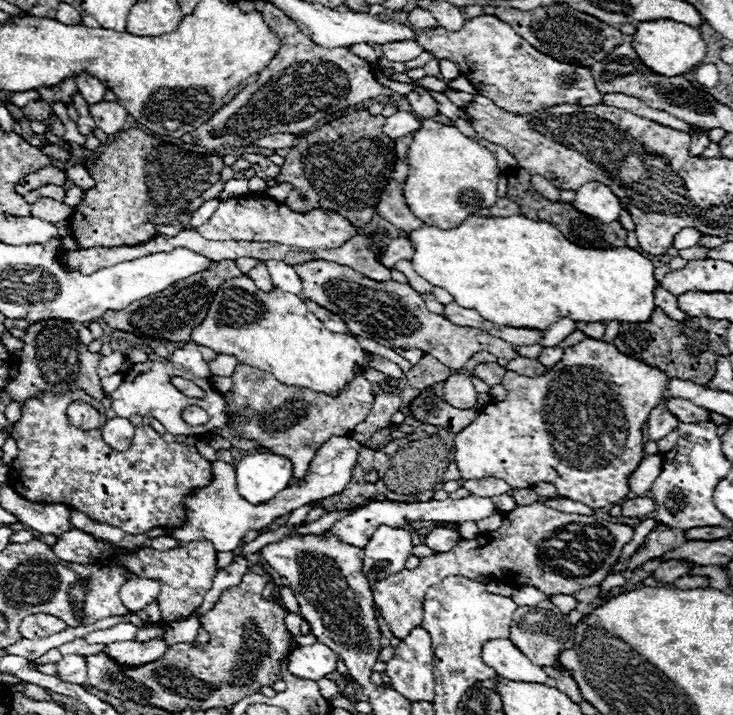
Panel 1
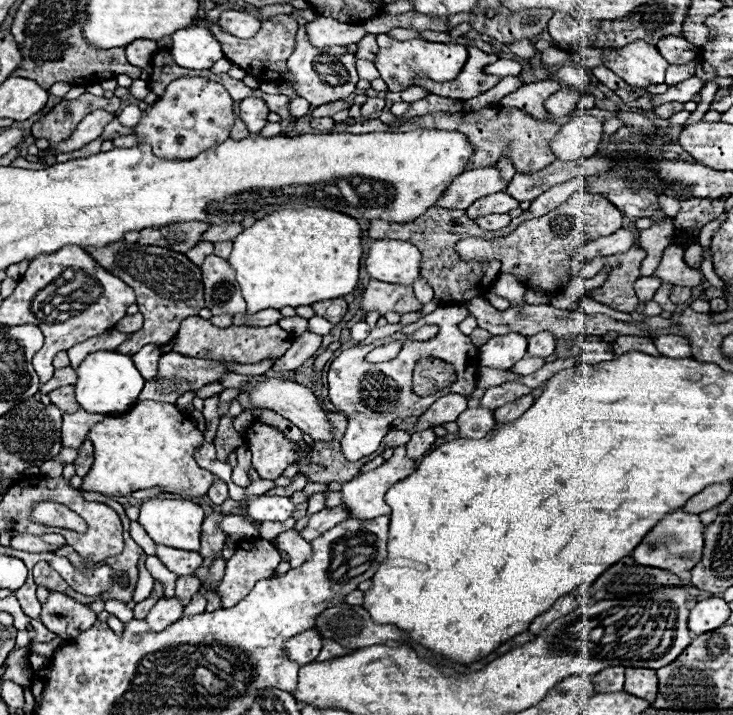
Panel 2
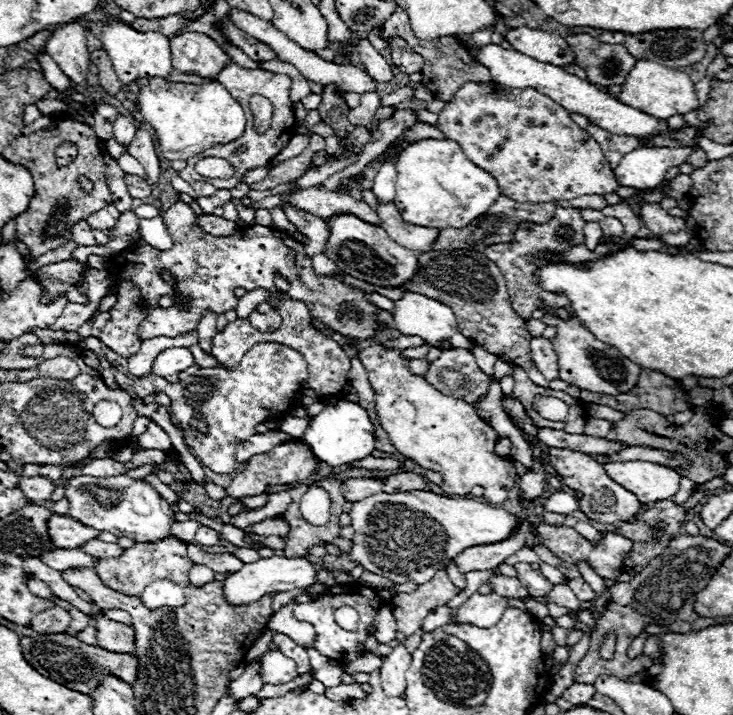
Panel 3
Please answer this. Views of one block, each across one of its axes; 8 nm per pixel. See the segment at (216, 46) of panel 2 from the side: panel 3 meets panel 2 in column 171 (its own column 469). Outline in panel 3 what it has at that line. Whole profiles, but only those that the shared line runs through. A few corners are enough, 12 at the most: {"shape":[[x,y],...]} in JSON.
{"shape":[[496,44],[468,52],[506,88],[532,88],[620,136],[698,146],[560,66]]}

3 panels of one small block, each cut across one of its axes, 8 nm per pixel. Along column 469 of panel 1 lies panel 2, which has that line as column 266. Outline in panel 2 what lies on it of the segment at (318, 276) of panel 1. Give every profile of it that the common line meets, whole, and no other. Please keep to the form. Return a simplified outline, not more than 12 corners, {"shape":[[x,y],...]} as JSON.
{"shape":[[190,316],[174,352],[218,362],[258,364],[284,356],[292,334],[218,328]]}

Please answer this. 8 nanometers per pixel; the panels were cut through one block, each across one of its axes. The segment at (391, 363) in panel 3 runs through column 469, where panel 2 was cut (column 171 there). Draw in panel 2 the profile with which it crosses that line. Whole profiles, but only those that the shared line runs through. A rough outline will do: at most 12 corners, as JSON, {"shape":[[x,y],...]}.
{"shape":[[142,400],[90,430],[82,490],[204,496],[204,434]]}

